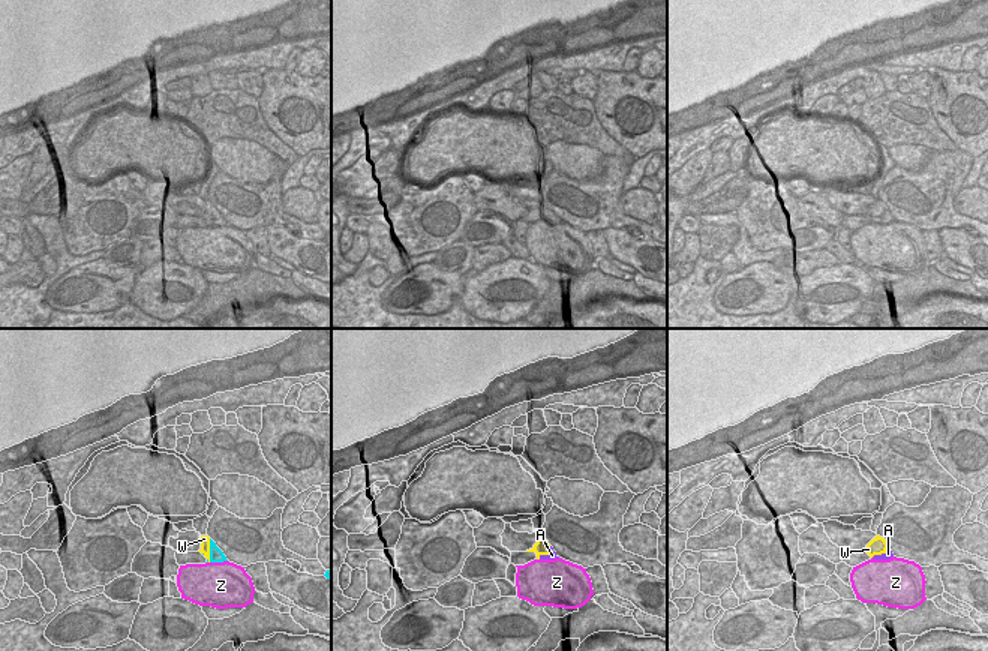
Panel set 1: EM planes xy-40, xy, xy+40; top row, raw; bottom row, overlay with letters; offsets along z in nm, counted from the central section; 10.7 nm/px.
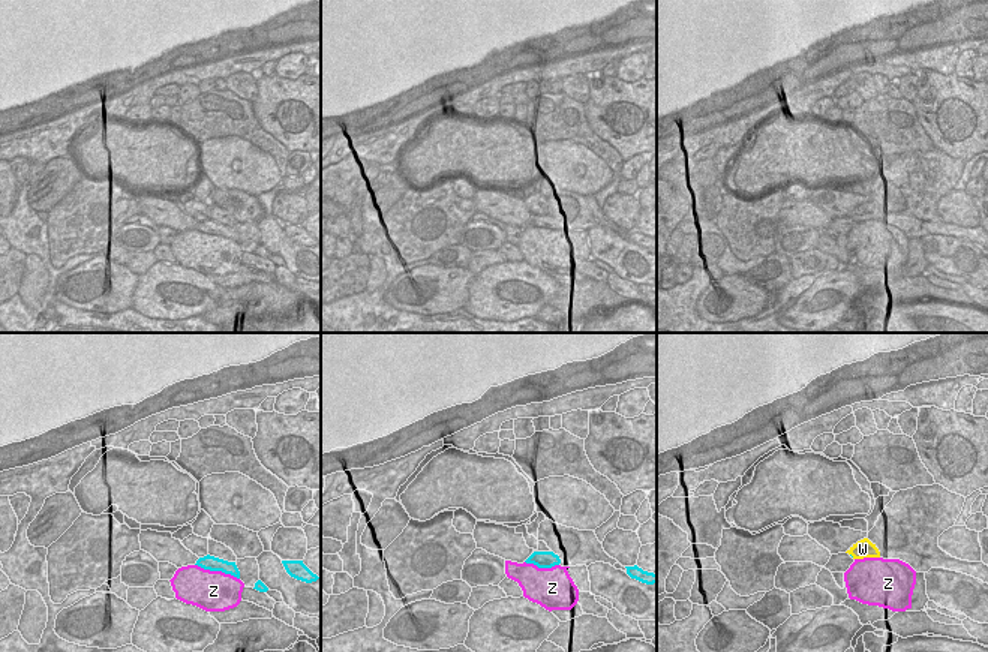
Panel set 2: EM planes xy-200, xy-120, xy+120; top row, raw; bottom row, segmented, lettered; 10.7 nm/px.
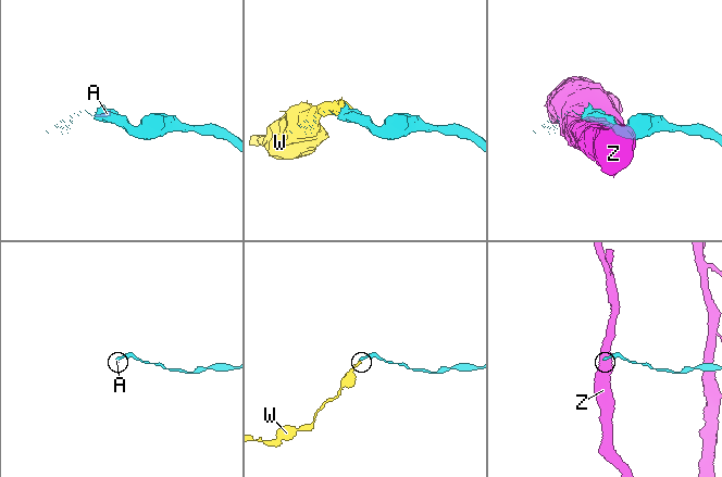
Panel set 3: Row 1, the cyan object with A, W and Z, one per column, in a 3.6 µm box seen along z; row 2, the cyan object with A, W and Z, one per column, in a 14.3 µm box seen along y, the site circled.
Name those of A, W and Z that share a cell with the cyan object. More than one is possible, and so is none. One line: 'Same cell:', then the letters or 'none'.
Same cell: none.

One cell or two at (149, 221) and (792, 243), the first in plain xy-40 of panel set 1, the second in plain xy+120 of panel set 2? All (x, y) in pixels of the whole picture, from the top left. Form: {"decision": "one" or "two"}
{"decision": "one"}

